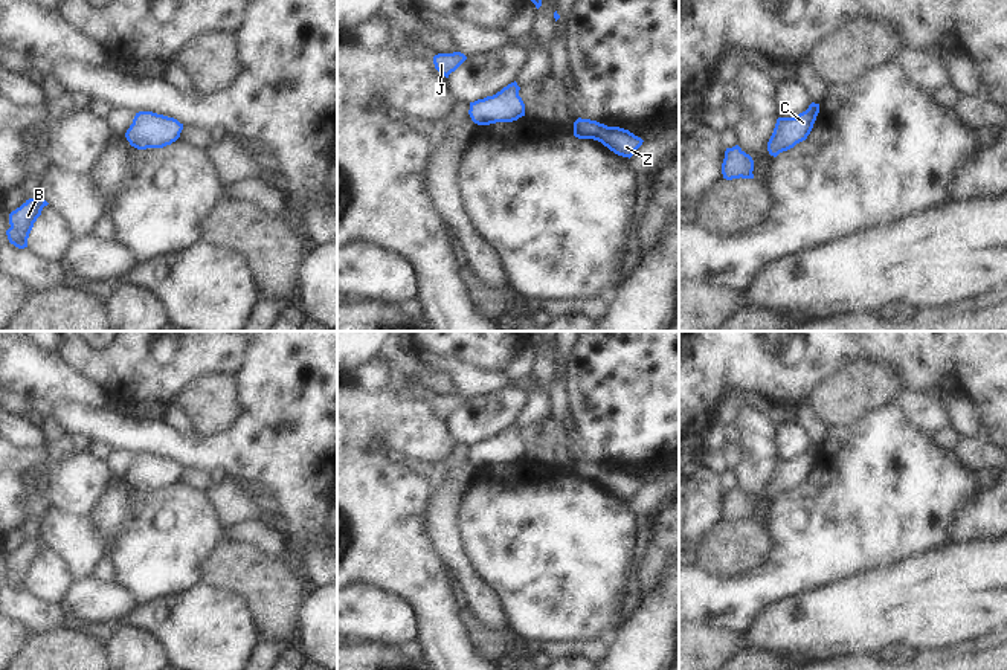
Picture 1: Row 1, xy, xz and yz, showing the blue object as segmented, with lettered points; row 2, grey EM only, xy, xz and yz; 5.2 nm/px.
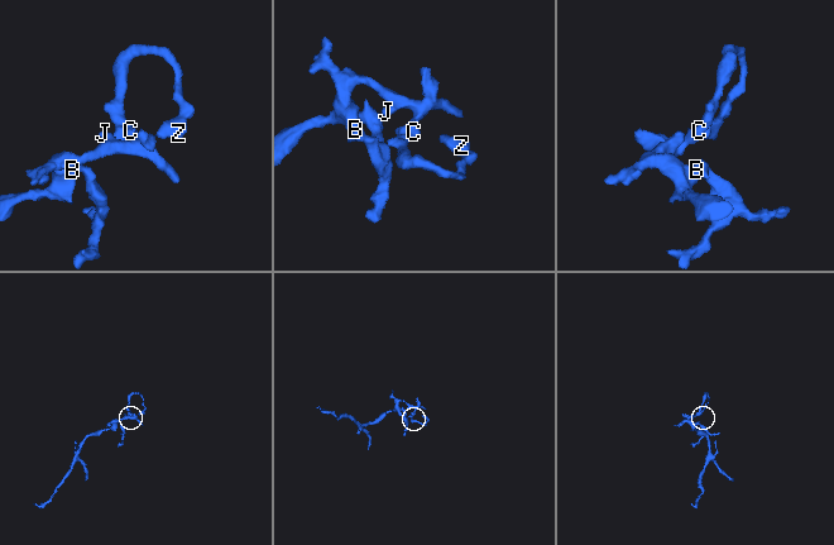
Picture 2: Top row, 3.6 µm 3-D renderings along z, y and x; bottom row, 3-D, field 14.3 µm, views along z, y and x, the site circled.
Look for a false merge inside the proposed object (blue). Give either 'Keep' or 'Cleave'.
Keep

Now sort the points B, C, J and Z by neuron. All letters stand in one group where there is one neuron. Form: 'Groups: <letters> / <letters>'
Groups: B C J Z

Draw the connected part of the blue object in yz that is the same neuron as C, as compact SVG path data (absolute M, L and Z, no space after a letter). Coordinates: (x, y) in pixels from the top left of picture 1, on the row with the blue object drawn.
M812 102L806 111L795 118L778 118L767 142L769 154L777 157L780 153L806 140L813 128L818 113L819 104Z

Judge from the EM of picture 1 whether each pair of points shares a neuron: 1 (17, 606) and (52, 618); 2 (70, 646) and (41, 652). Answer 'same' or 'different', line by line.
1: same
2: same

